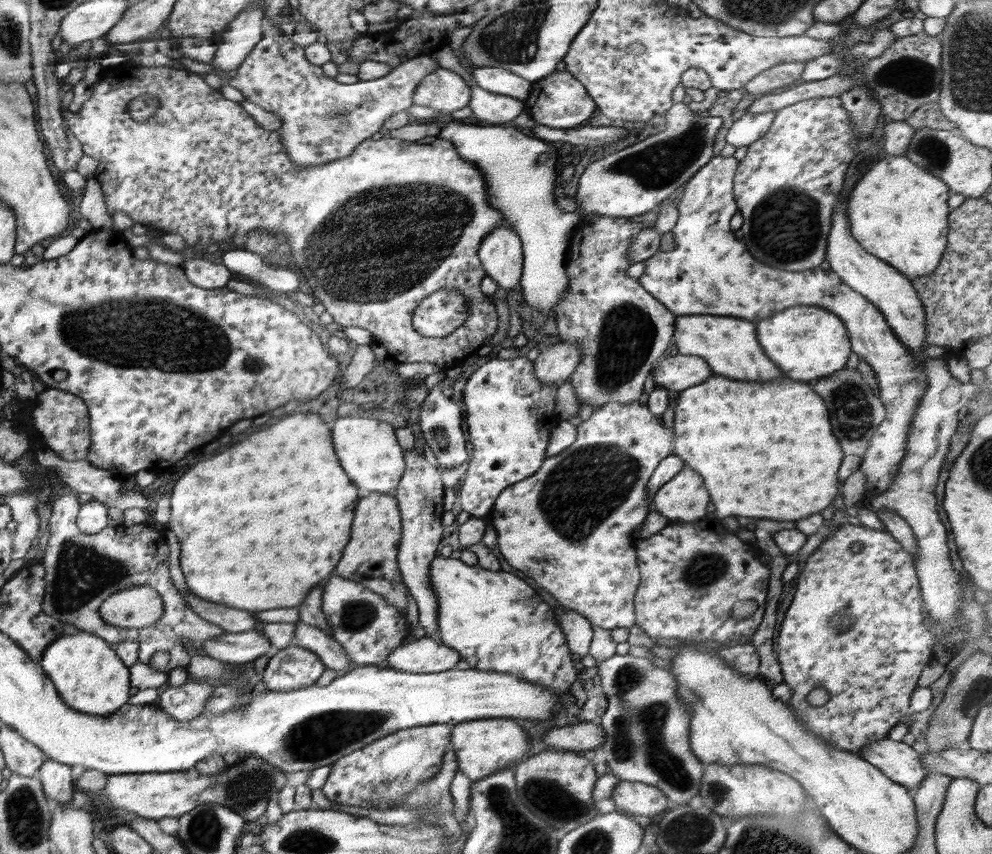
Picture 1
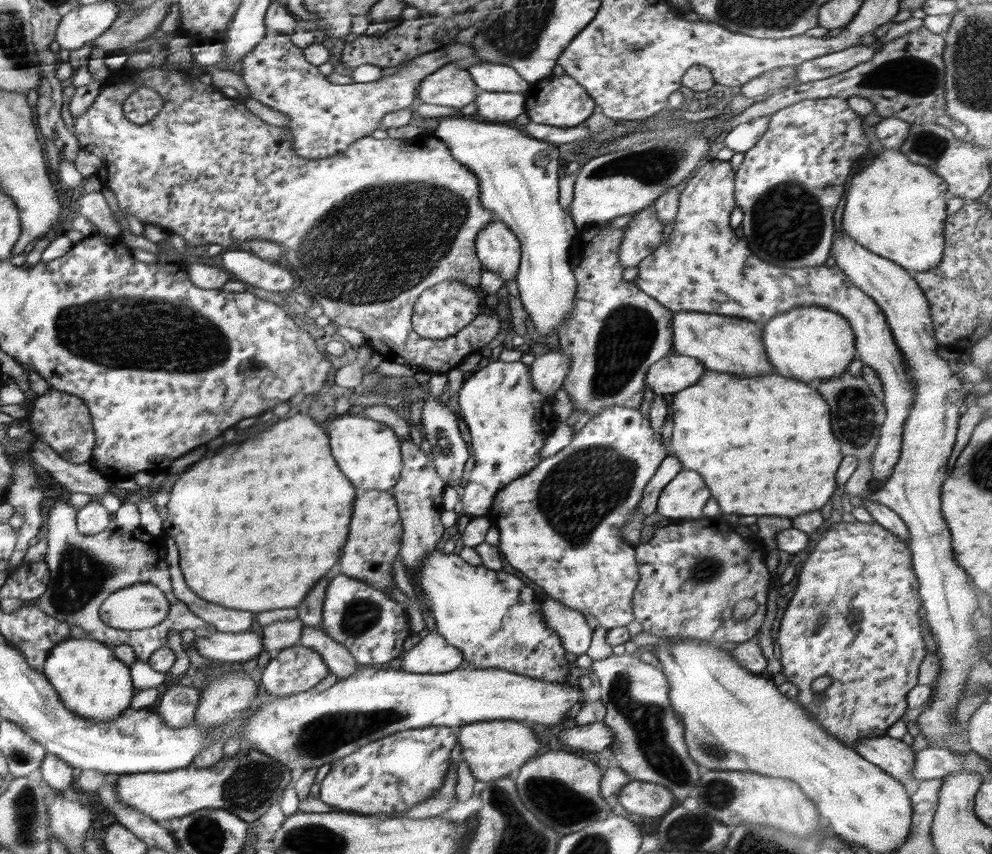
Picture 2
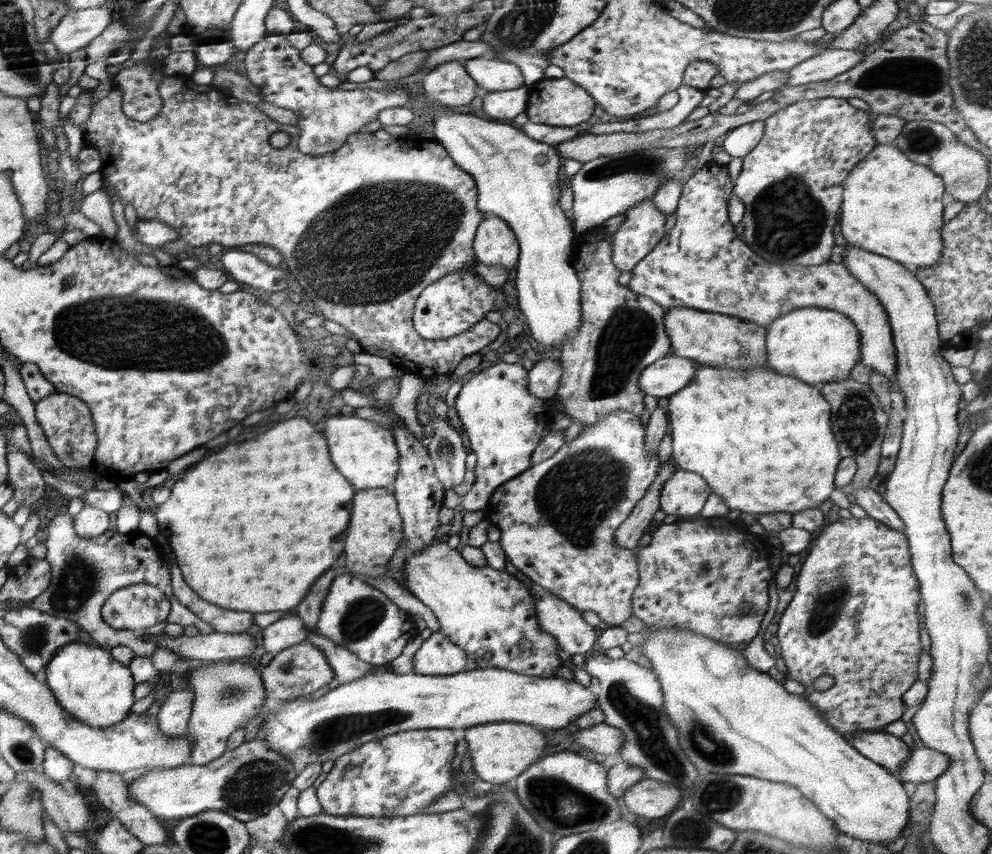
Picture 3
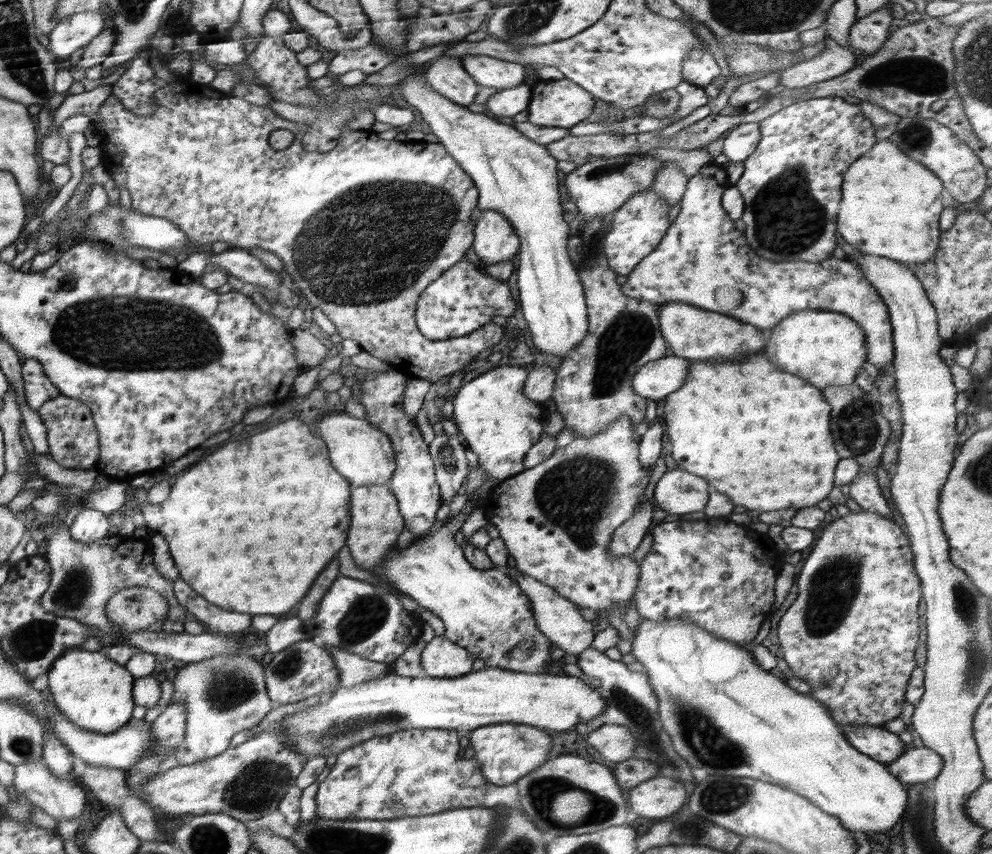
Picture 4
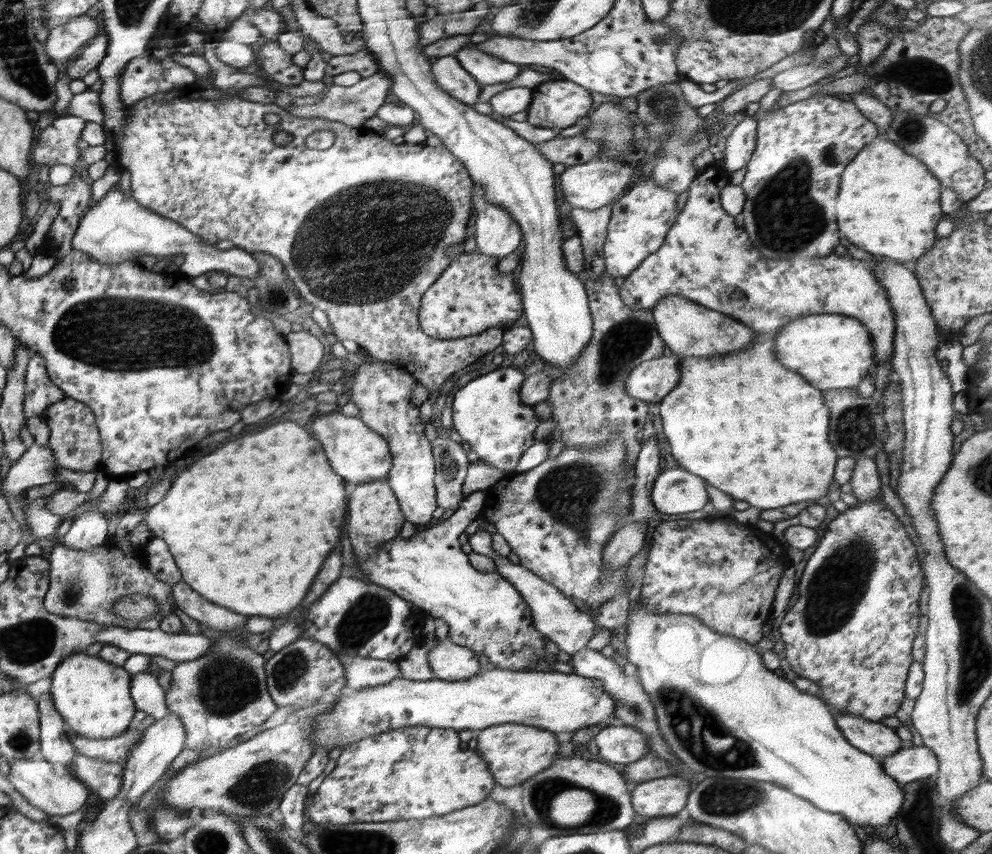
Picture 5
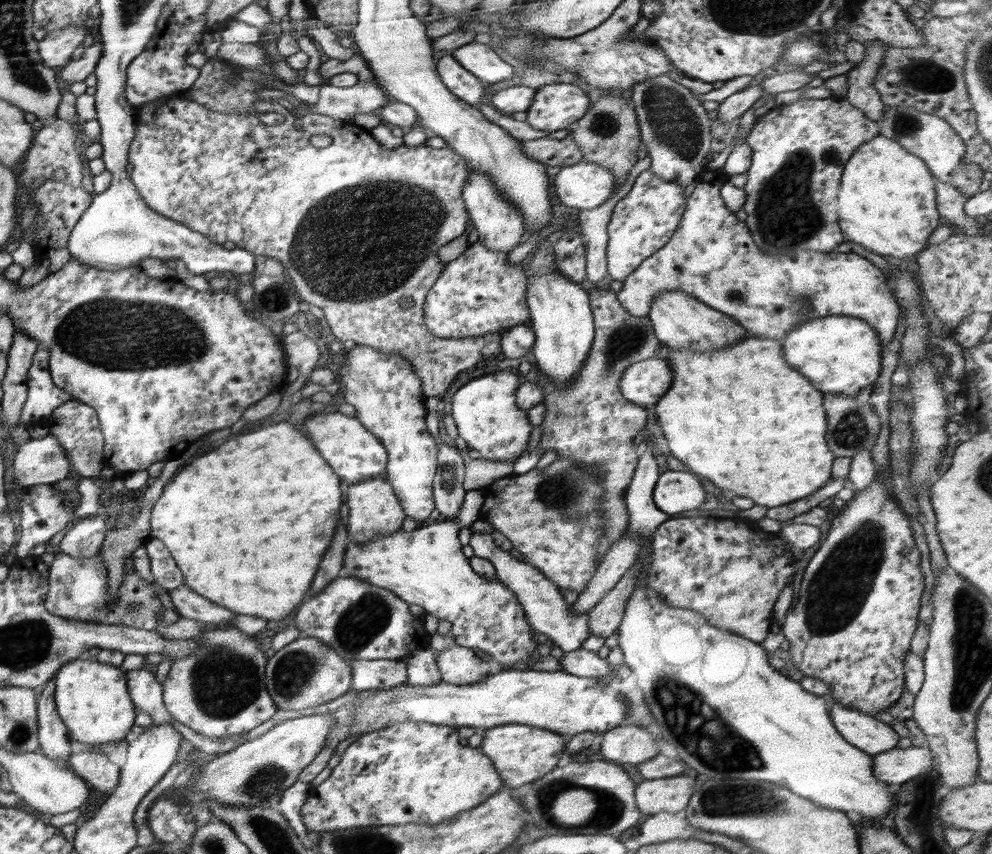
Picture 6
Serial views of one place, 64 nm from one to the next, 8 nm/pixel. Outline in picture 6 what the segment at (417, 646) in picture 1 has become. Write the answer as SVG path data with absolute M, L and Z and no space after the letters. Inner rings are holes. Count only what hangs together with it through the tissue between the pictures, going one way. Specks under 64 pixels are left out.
M453 645L436 655L441 680L452 685L476 683L497 670L496 665L483 660L473 649Z

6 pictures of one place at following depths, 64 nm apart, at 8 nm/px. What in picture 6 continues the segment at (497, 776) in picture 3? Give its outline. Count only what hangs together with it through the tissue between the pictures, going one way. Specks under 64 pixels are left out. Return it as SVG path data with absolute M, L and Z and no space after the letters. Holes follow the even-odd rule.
M518 723L493 726L485 731L484 739L479 747L482 748L484 756L488 756L491 766L498 770L506 787L518 788L528 784L550 773L565 759L566 737L558 733Z

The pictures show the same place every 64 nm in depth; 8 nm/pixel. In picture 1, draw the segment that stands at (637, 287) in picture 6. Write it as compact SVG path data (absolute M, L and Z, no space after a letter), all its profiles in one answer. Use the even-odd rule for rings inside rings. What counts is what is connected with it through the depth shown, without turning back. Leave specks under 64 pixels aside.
M715 156L702 166L696 174L684 186L682 198L677 205L679 210L676 226L672 228L672 234L676 246L672 251L658 250L654 256L647 258L644 273L638 278L642 288L646 289L654 298L657 298L672 314L688 316L688 314L704 314L722 317L739 317L750 322L770 317L770 315L782 311L782 308L790 308L794 305L812 305L836 314L850 336L850 348L862 361L868 363L876 373L880 400L886 409L884 420L878 425L868 447L864 453L858 472L866 476L865 495L863 502L876 499L886 493L896 481L900 464L906 456L906 444L908 434L912 428L912 418L916 414L916 408L920 404L920 398L926 392L926 378L924 367L920 367L918 359L910 353L910 349L894 335L892 327L886 322L885 316L872 302L862 296L860 292L852 290L846 283L842 283L834 270L823 270L819 266L816 269L802 270L802 272L790 272L766 266L758 262L742 240L735 237L731 230L732 216L739 212L738 205L733 195L733 180L739 161L732 156Z

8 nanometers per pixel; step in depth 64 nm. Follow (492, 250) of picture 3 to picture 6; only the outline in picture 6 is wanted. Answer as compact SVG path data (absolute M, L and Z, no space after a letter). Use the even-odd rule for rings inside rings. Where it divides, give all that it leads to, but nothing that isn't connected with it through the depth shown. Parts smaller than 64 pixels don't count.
M469 170L468 180L462 188L462 199L464 199L470 219L474 223L474 230L478 231L479 242L482 242L482 246L486 246L488 250L510 252L525 239L526 228L520 210L514 208L504 196L500 196L500 192L492 184L490 176Z

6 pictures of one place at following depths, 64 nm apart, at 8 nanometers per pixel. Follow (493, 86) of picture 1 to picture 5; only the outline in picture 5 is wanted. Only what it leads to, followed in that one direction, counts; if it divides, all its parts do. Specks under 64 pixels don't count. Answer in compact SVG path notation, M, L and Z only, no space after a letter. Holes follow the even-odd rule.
M468 46L456 52L455 55L462 68L481 86L515 80L521 74L523 68L520 65L502 60L494 54L482 53Z

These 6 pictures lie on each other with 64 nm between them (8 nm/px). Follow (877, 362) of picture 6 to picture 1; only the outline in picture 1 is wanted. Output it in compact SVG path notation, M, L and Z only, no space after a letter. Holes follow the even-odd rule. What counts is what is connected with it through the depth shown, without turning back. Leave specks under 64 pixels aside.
M794 305L756 323L758 342L770 360L779 365L784 376L797 381L814 382L847 365L852 352L850 336L836 314L812 305Z

